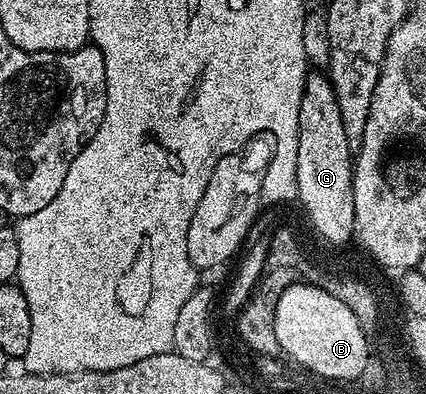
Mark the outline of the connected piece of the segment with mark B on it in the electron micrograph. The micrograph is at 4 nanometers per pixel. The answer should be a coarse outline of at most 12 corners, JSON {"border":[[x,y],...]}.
{"border":[[323,285],[285,286],[280,342],[320,374],[356,374],[368,336]]}

